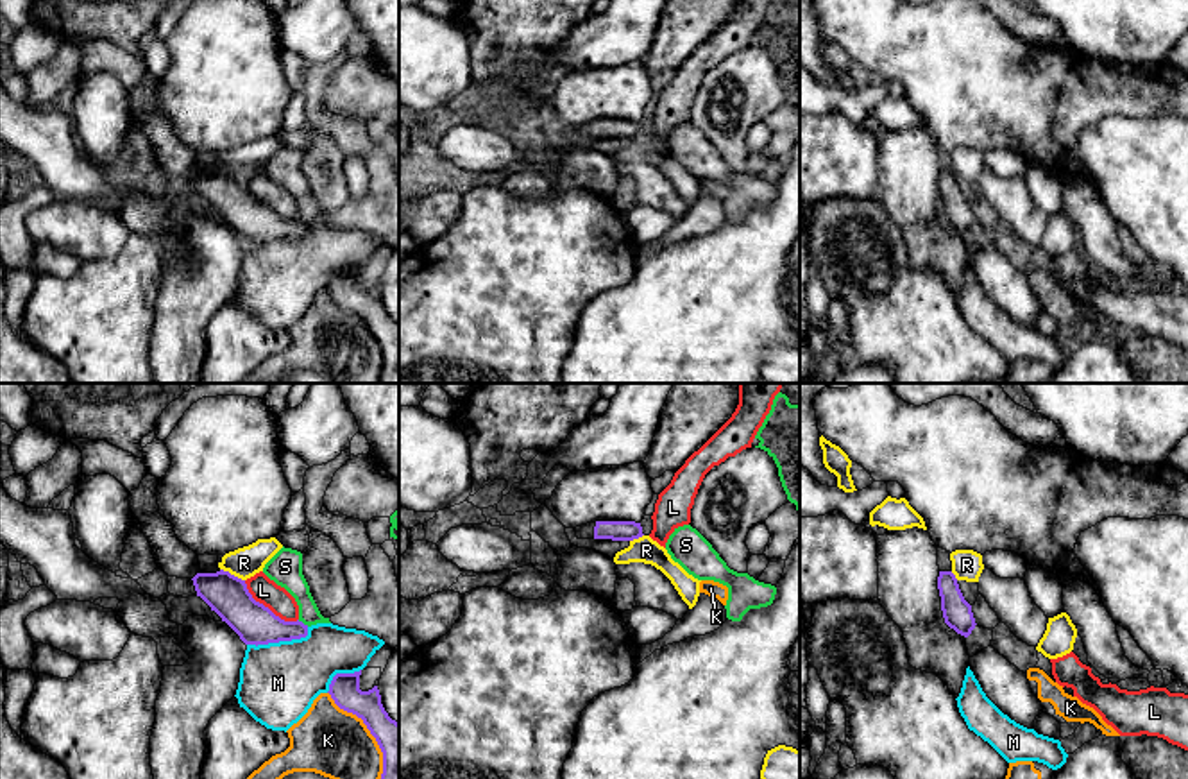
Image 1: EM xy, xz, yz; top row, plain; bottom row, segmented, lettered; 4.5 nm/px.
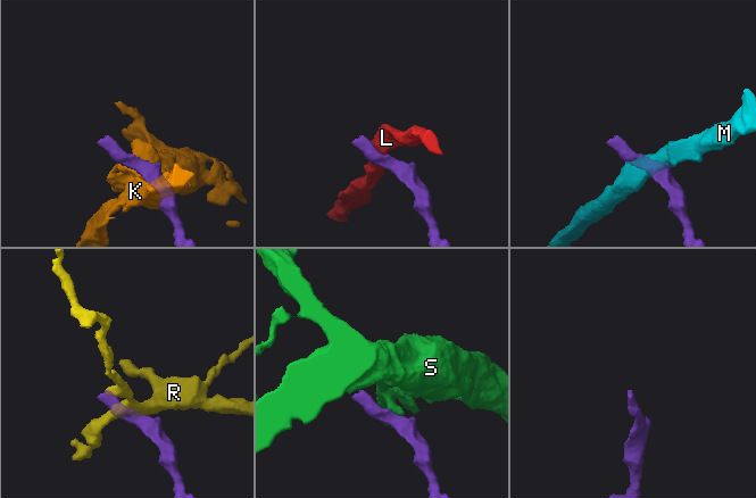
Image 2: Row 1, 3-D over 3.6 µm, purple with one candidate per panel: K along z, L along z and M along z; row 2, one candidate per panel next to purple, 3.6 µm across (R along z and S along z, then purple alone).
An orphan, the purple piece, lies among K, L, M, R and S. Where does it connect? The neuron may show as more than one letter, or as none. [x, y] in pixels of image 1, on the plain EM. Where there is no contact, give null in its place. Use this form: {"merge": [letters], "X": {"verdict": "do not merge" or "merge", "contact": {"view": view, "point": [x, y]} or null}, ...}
{"merge": [], "K": {"verdict": "do not merge", "contact": {"view": "xy", "point": [371, 332]}}, "L": {"verdict": "do not merge", "contact": {"view": "xy", "point": [267, 206]}}, "M": {"verdict": "do not merge", "contact": {"view": "xy", "point": [280, 239]}}, "R": {"verdict": "do not merge", "contact": {"view": "xy", "point": [233, 174]}}, "S": {"verdict": "do not merge", "contact": {"view": "xy", "point": [301, 221]}}}

